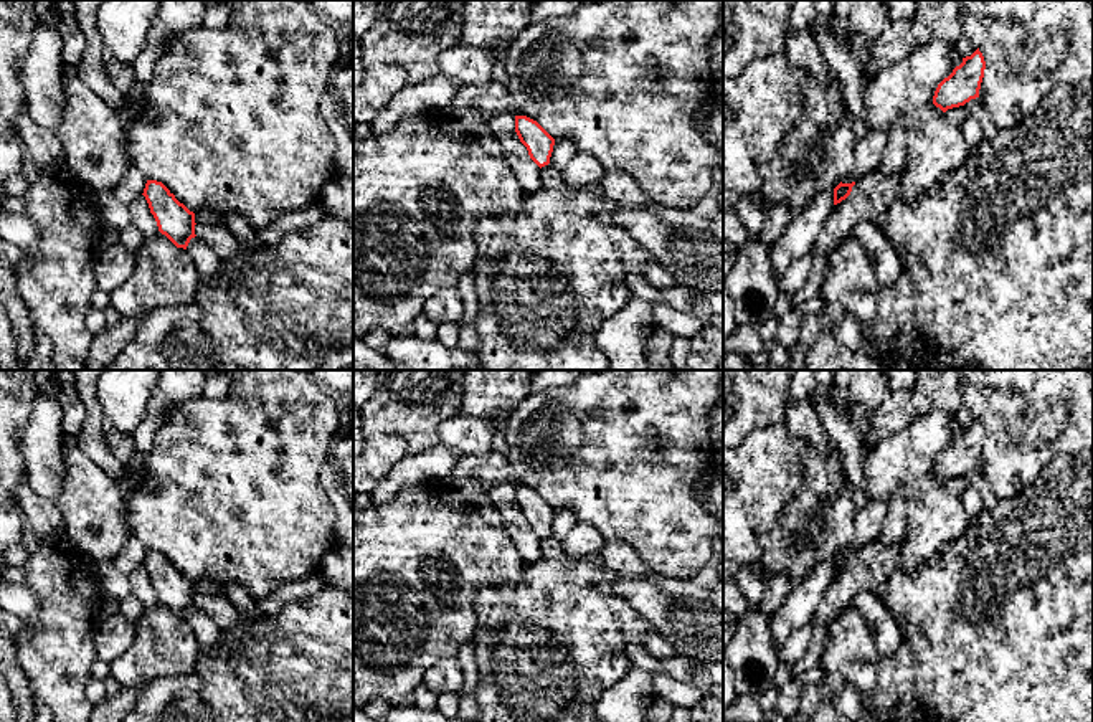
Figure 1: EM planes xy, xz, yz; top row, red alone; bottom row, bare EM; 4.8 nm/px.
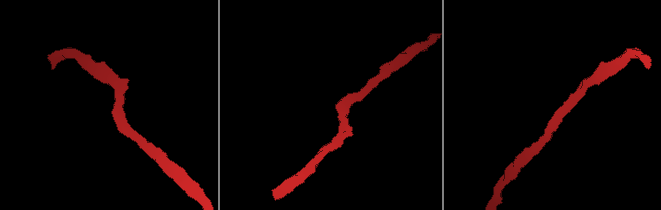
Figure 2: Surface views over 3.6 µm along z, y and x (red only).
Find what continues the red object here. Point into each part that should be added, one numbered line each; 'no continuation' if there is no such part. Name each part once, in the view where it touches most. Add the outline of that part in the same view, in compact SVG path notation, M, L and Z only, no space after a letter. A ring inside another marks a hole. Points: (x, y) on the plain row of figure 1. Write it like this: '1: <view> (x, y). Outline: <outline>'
no continuation

